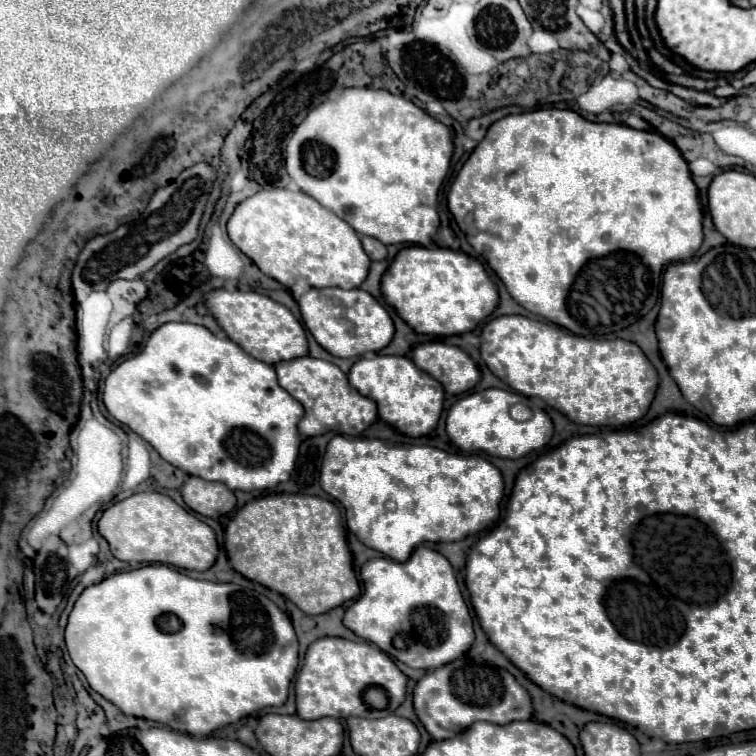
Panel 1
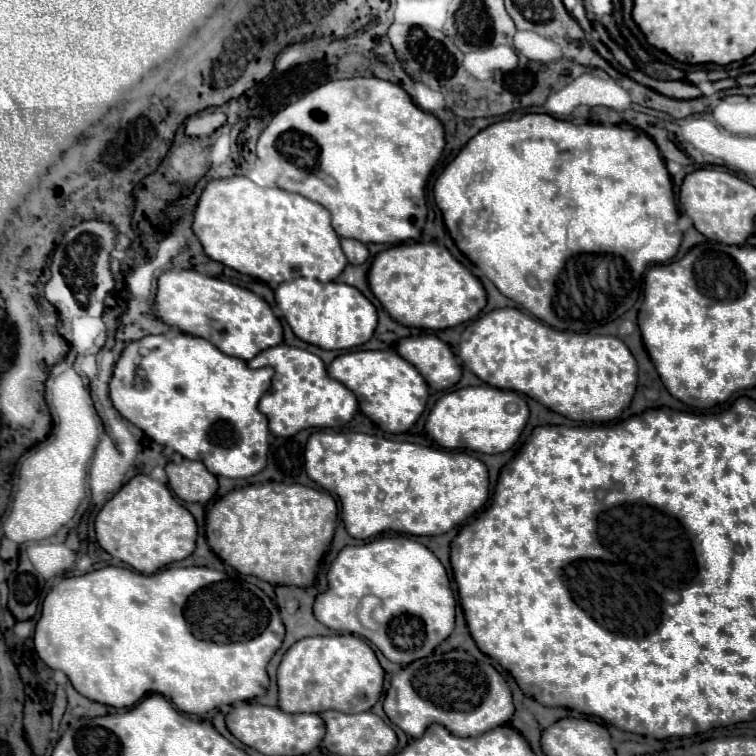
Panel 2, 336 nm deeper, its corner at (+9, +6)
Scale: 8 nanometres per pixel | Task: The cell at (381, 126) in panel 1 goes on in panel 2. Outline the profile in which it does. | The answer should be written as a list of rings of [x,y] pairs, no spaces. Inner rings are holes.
[[[350,78],[350,80],[336,80],[336,82],[328,82],[308,94],[304,94],[300,100],[296,100],[294,104],[286,106],[282,112],[278,112],[272,122],[266,126],[266,130],[262,132],[258,146],[256,146],[256,154],[260,158],[264,156],[278,156],[280,166],[282,166],[282,174],[278,178],[278,186],[282,190],[288,192],[296,192],[312,202],[322,204],[330,214],[332,214],[332,228],[336,230],[336,234],[340,238],[354,238],[354,240],[362,240],[364,244],[370,242],[380,242],[380,244],[398,244],[404,240],[420,240],[420,232],[424,228],[426,222],[426,204],[424,204],[424,184],[434,168],[434,164],[438,162],[440,154],[444,150],[444,128],[442,122],[434,116],[428,114],[424,110],[420,110],[410,96],[396,84],[380,80],[380,78]]]

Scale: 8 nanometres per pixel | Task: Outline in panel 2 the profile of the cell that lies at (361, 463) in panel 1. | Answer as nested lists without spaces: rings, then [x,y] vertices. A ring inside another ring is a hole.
[[[314,432],[304,452],[304,468],[310,480],[336,494],[342,504],[342,520],[352,538],[366,540],[386,532],[412,536],[438,536],[464,522],[488,502],[488,470],[478,458],[456,450],[434,450],[410,442],[396,442],[362,432]]]

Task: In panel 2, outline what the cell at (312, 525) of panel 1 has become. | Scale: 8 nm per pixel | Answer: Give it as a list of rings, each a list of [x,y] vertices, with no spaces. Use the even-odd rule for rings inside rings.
[[[265,482],[250,484],[228,492],[212,504],[206,520],[206,538],[210,548],[240,574],[252,574],[274,586],[308,588],[316,584],[316,570],[336,528],[336,500],[324,492],[298,483]]]

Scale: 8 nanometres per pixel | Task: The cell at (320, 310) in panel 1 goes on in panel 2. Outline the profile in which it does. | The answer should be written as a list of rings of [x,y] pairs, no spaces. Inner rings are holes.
[[[294,278],[276,288],[276,304],[300,340],[324,350],[348,350],[362,346],[376,330],[378,316],[374,304],[350,284],[322,284],[320,280]]]

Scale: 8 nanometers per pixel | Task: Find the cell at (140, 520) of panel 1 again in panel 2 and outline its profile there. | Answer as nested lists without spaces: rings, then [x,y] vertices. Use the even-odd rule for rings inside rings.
[[[144,474],[134,476],[104,504],[94,526],[98,544],[110,556],[120,558],[142,574],[156,572],[170,562],[180,562],[190,556],[194,552],[198,534],[194,516],[182,504],[178,504],[164,484]]]

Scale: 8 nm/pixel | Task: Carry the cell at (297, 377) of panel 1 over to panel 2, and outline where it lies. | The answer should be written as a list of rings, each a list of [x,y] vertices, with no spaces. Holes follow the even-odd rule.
[[[274,346],[248,362],[250,368],[272,366],[274,378],[270,390],[262,396],[258,408],[268,416],[270,432],[276,436],[294,436],[304,428],[340,428],[356,414],[356,396],[338,380],[330,378],[326,364],[308,350],[294,346]]]

